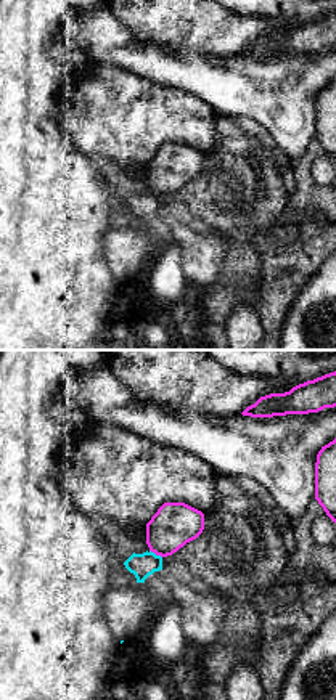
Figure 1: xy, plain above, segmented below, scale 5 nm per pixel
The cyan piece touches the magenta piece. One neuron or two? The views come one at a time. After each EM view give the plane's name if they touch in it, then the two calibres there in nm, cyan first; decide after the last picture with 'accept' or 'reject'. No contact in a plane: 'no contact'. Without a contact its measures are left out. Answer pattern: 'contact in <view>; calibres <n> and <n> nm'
contact in xy; calibres 120 and 220 nm

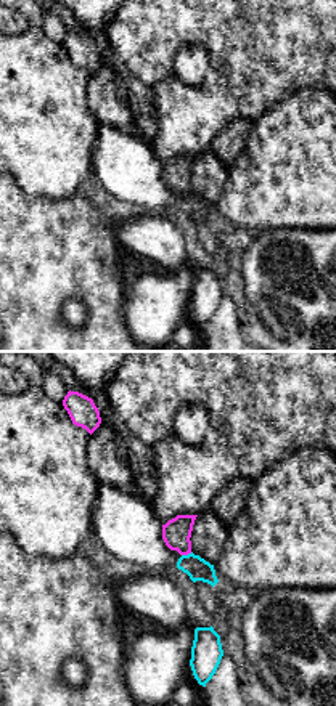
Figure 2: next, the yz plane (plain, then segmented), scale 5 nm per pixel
contact in yz; calibres 110 and 140 nm

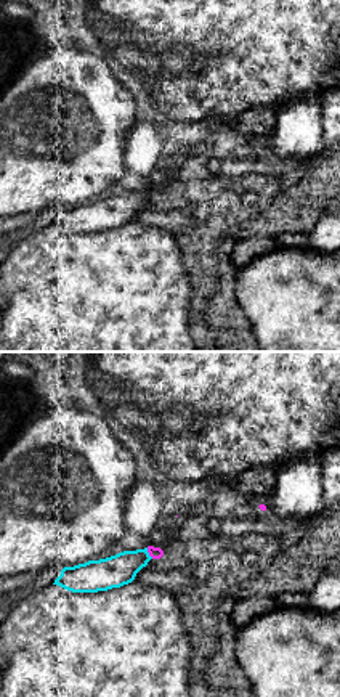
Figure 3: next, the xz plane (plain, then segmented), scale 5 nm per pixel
contact in xz; calibres 160 and 60 nm

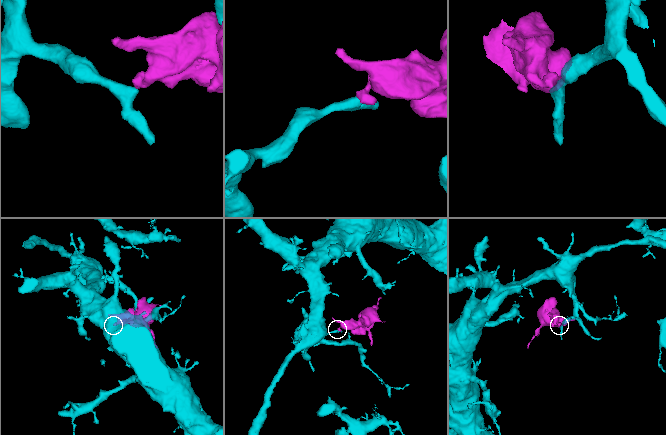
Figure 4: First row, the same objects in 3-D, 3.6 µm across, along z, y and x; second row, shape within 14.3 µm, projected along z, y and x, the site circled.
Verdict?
reject

